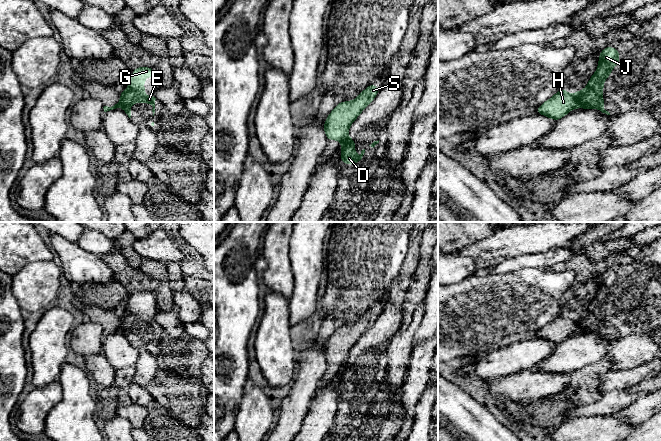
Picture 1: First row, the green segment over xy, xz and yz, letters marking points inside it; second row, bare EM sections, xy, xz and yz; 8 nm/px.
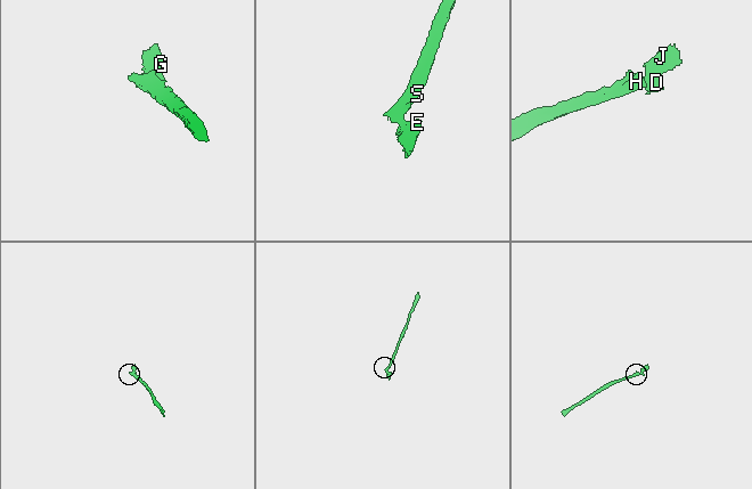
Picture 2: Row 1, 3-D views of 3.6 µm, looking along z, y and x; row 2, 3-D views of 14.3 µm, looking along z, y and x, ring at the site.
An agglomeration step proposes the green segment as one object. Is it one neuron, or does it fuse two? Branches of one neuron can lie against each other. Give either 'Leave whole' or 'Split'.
Split

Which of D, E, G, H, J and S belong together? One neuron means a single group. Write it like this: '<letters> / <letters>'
D E G J / H S

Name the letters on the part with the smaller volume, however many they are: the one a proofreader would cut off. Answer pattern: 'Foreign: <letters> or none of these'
Foreign: D, E, G, J

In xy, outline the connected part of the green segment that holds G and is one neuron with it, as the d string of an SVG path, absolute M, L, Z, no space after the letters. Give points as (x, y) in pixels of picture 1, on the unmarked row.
M136 291L133 293L133 298L129 304L129 310L125 314L121 314L120 331L125 335L129 342L131 342L131 328L132 327L148 327L153 333L153 340L155 337L155 324L153 320L145 319L145 302L156 301L155 293L151 291Z

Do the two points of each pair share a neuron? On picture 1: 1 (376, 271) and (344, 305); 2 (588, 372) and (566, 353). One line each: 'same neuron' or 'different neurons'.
1: same neuron
2: different neurons

